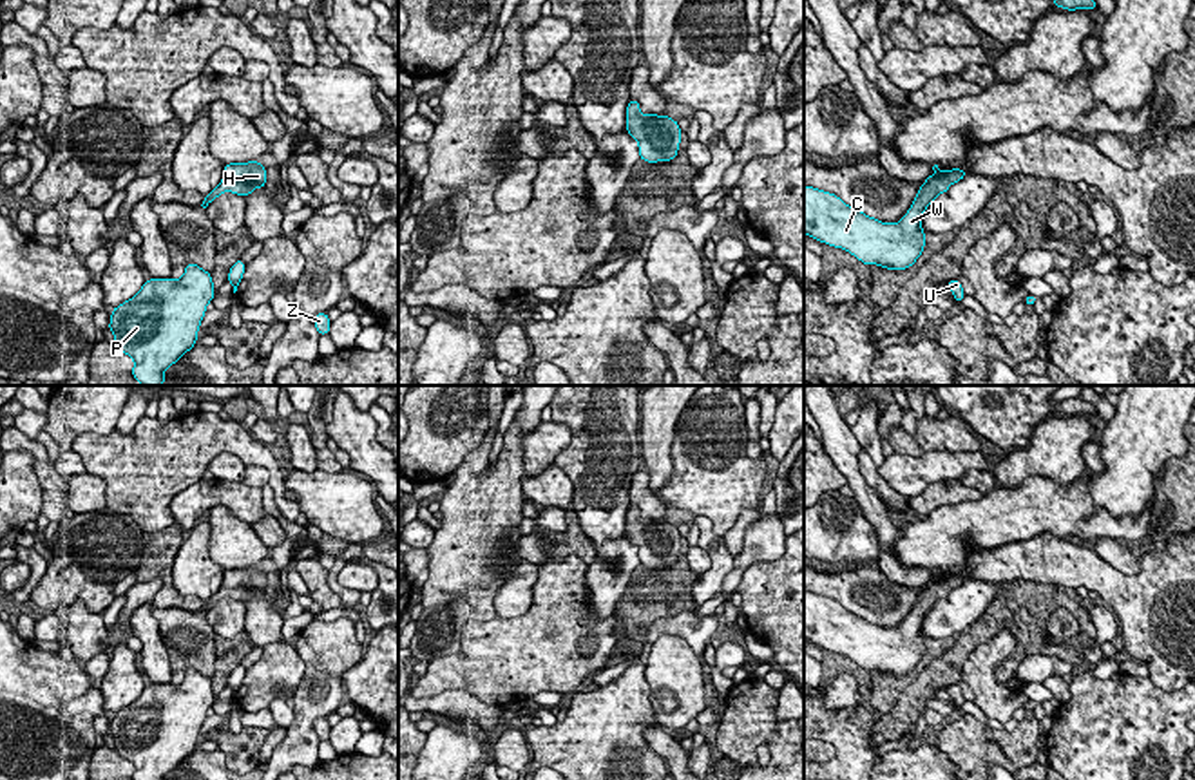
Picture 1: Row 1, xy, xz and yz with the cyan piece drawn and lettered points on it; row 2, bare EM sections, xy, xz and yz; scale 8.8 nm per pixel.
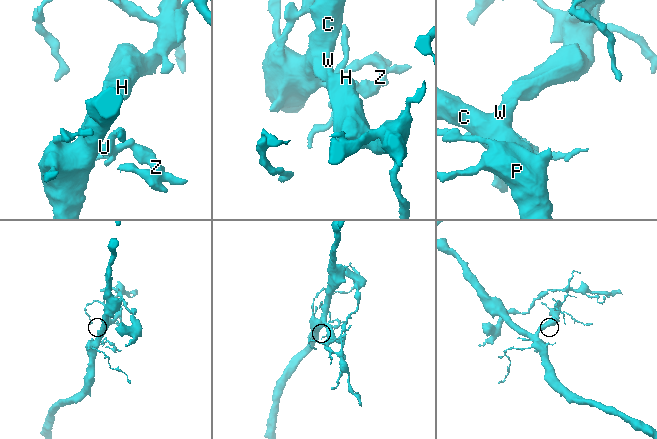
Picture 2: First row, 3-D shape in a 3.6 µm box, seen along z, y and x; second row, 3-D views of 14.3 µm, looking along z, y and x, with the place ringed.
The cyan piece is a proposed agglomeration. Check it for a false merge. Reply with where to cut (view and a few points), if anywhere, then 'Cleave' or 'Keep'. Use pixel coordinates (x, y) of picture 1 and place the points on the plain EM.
No split. Keep

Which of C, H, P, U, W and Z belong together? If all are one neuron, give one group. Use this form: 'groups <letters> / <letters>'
groups C H P U W Z

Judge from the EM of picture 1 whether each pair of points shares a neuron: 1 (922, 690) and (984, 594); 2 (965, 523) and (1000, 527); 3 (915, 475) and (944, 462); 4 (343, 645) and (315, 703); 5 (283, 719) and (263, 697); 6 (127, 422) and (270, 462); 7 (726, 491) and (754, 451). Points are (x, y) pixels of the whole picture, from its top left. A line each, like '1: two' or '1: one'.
1: two
2: one
3: one
4: one
5: two
6: two
7: two

